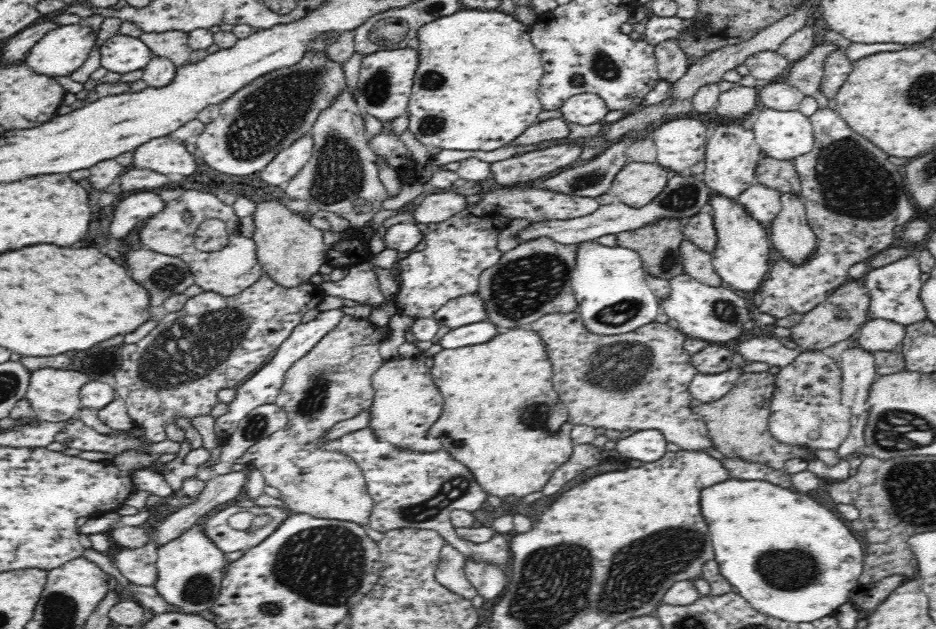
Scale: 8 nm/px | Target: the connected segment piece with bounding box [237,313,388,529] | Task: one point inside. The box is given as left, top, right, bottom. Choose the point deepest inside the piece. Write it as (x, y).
(333, 382)

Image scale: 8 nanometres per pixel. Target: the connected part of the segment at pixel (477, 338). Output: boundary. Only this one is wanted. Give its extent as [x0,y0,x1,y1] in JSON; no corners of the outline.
[438,320,500,349]

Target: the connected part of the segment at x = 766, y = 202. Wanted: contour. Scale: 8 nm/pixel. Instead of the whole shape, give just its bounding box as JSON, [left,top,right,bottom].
[736,182,781,223]

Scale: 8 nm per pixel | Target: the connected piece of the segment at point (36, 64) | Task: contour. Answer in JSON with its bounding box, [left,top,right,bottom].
[26,22,100,76]

